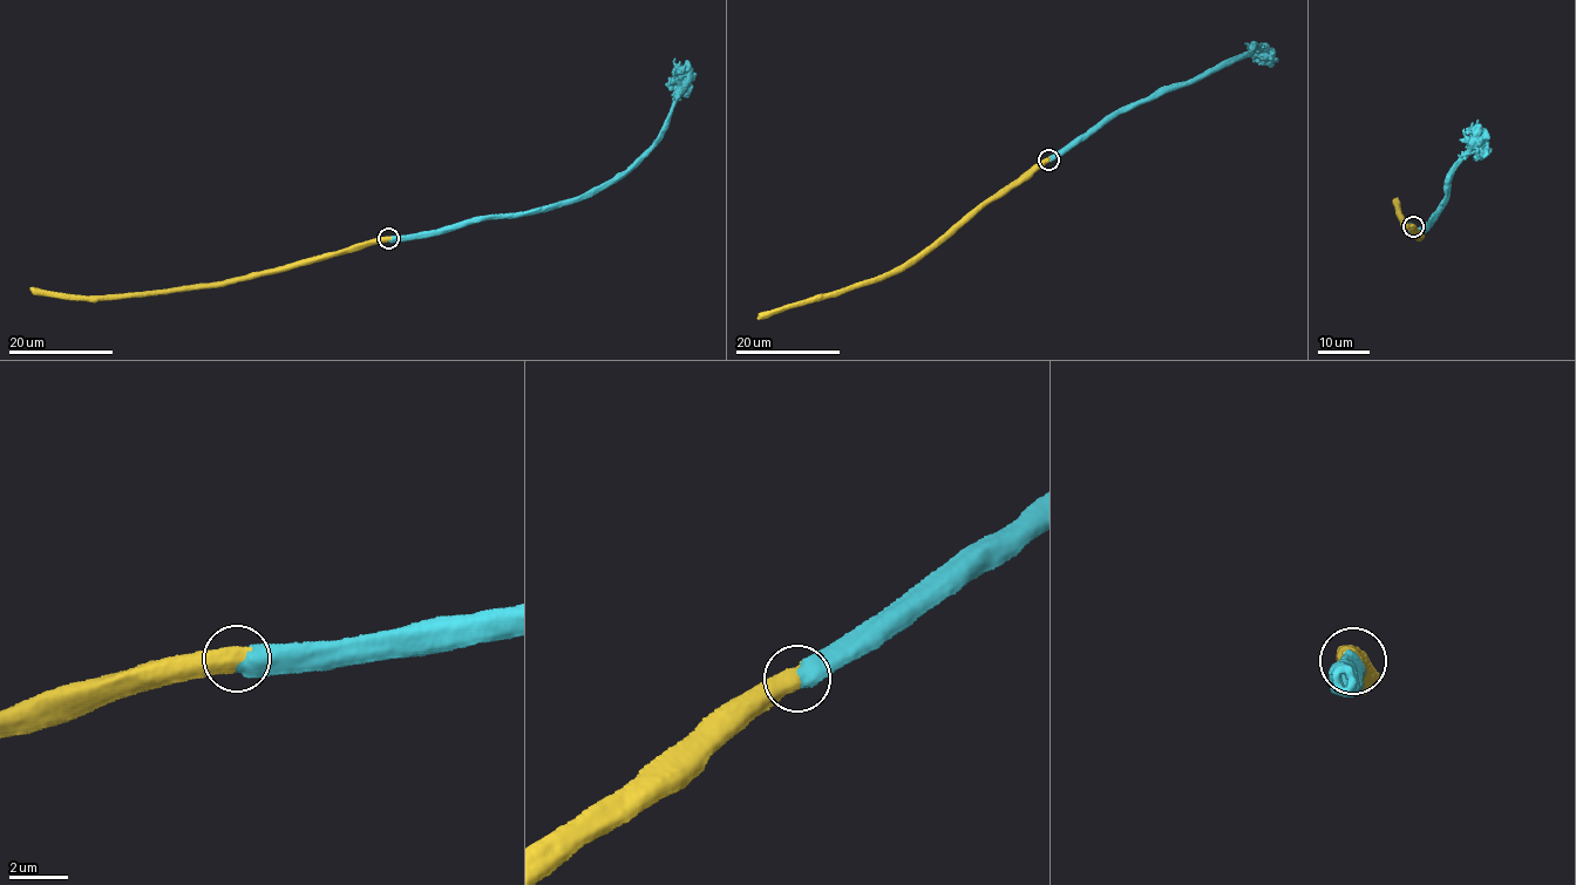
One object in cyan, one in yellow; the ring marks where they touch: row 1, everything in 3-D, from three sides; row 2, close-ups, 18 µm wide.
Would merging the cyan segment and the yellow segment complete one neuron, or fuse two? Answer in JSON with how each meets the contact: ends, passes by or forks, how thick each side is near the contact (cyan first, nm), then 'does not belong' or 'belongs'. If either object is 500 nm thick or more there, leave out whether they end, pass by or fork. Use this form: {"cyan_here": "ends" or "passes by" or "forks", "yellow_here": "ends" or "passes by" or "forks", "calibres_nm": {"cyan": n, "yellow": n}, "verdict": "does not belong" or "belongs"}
{"calibres_nm": {"cyan": 650, "yellow": 650}, "verdict": "belongs"}

